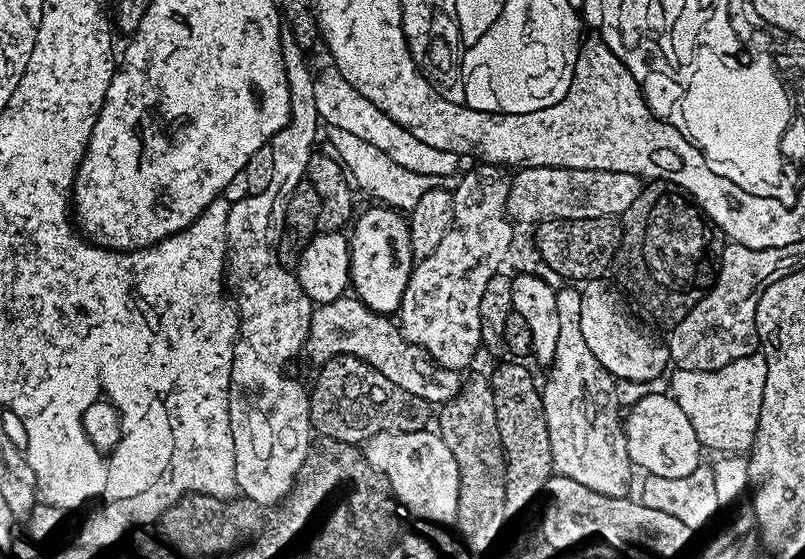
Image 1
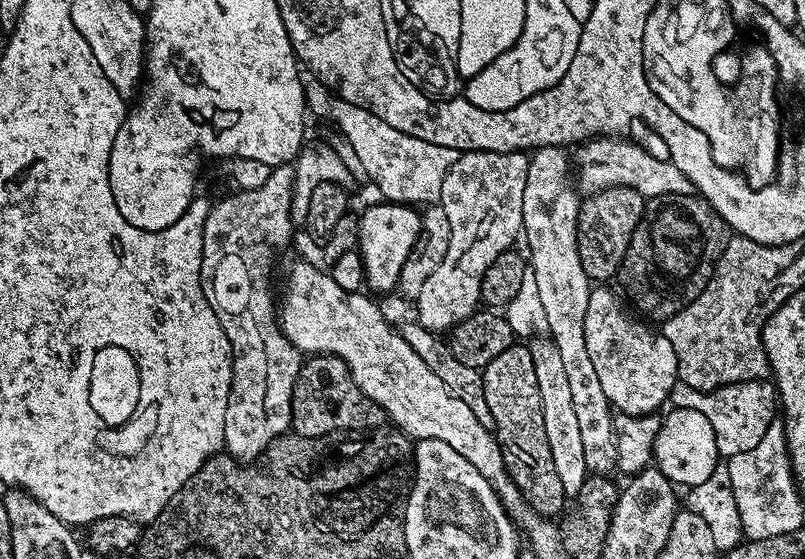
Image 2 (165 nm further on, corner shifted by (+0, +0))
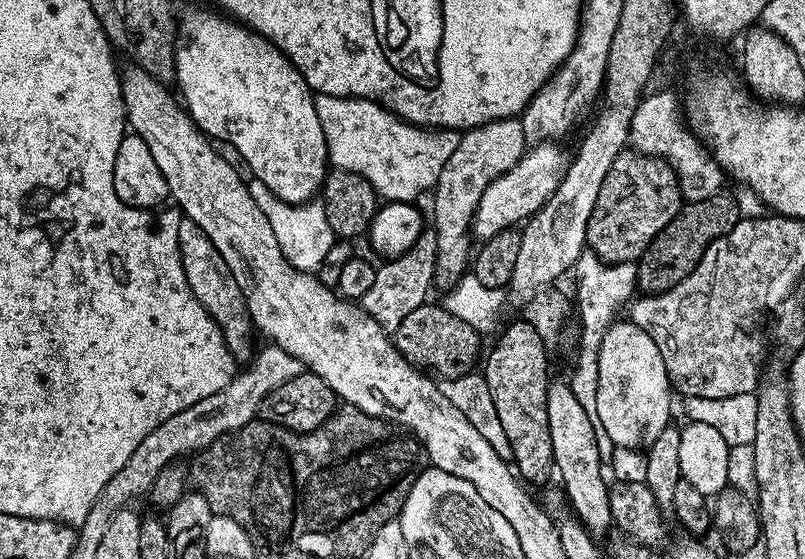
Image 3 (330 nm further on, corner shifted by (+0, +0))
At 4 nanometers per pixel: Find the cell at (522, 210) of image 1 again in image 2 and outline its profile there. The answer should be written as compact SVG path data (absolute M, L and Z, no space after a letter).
M597 136L579 145L576 156L580 159L578 188L581 193L593 194L610 190L614 186L626 186L630 190L638 190L638 194L645 198L666 194L693 195L690 178L686 178L686 174L682 174L682 170L678 170L678 166L674 166L671 160L647 152L642 145L635 144L632 140L620 139L624 138Z

